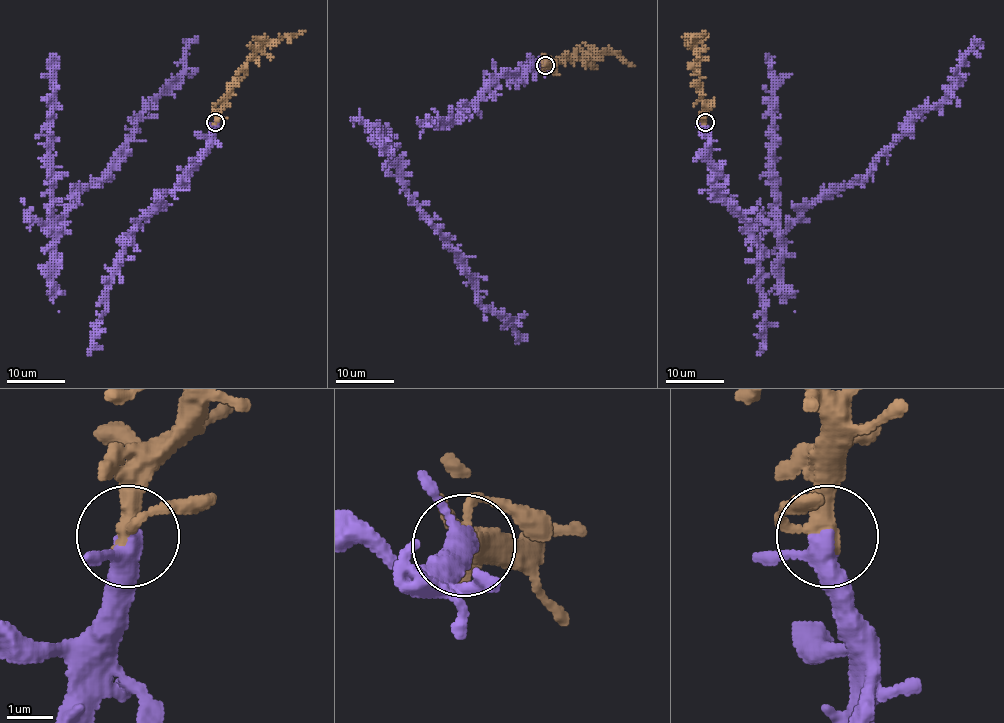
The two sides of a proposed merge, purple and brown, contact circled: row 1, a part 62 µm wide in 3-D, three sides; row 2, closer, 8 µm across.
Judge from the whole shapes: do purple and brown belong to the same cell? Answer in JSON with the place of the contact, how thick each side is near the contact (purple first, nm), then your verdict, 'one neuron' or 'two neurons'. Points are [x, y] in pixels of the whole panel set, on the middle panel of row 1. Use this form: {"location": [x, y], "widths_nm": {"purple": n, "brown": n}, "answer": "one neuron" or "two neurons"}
{"location": [545, 65], "widths_nm": {"purple": 340, "brown": 380}, "answer": "one neuron"}

